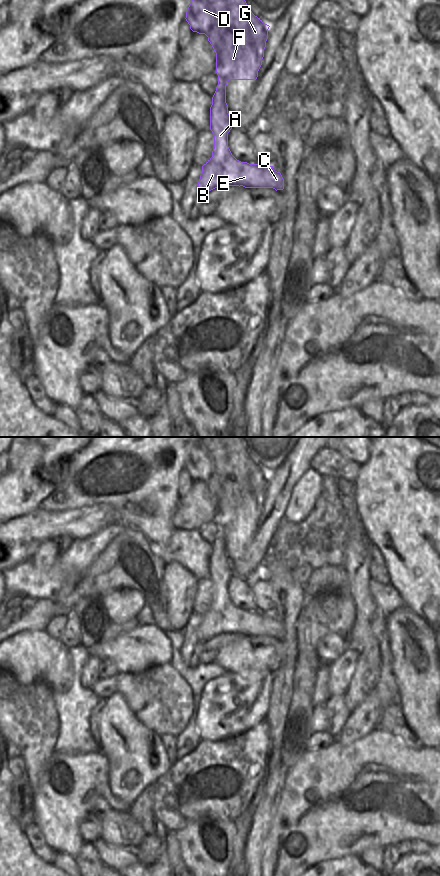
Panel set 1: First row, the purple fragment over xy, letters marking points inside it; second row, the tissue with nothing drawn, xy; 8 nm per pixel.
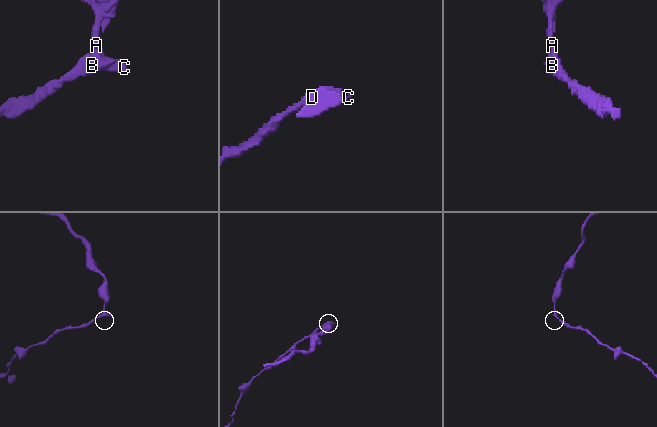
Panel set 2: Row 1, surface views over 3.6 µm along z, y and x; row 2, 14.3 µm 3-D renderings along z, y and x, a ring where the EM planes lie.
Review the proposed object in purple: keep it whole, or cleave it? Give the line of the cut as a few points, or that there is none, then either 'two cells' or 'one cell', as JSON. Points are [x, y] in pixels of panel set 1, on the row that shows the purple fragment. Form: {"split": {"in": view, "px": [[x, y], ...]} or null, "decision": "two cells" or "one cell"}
{"split": {"in": "xy", "px": [[218, 83], [225, 94]]}, "decision": "two cells"}

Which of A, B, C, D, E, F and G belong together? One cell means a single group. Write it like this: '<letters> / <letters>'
A B C E / D F G

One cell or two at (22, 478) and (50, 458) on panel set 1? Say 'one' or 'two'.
two

